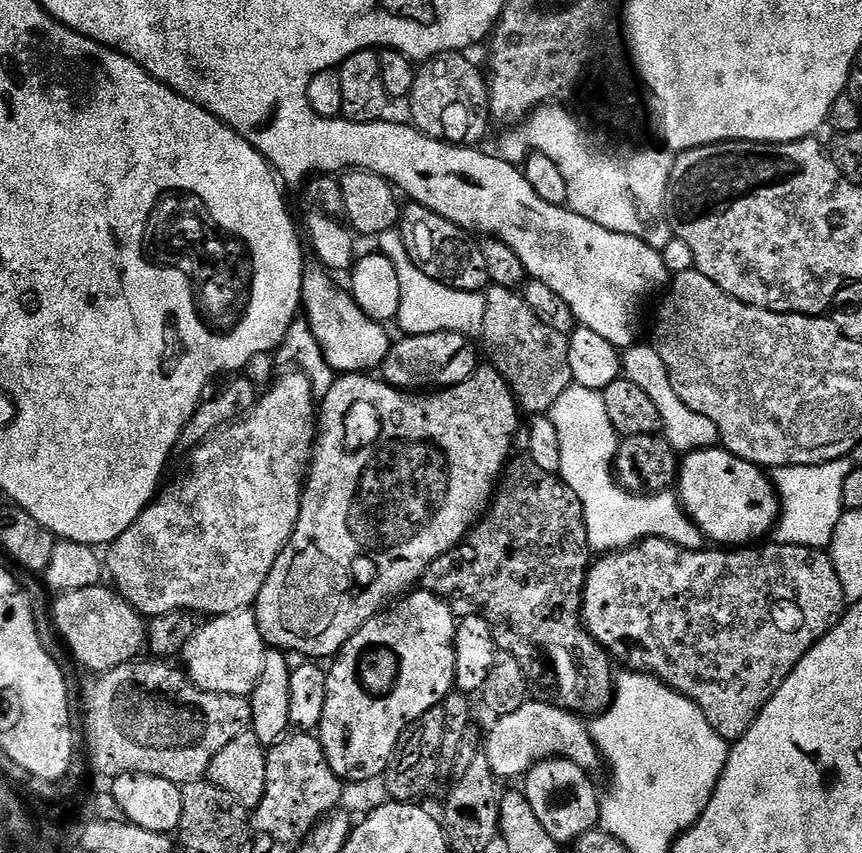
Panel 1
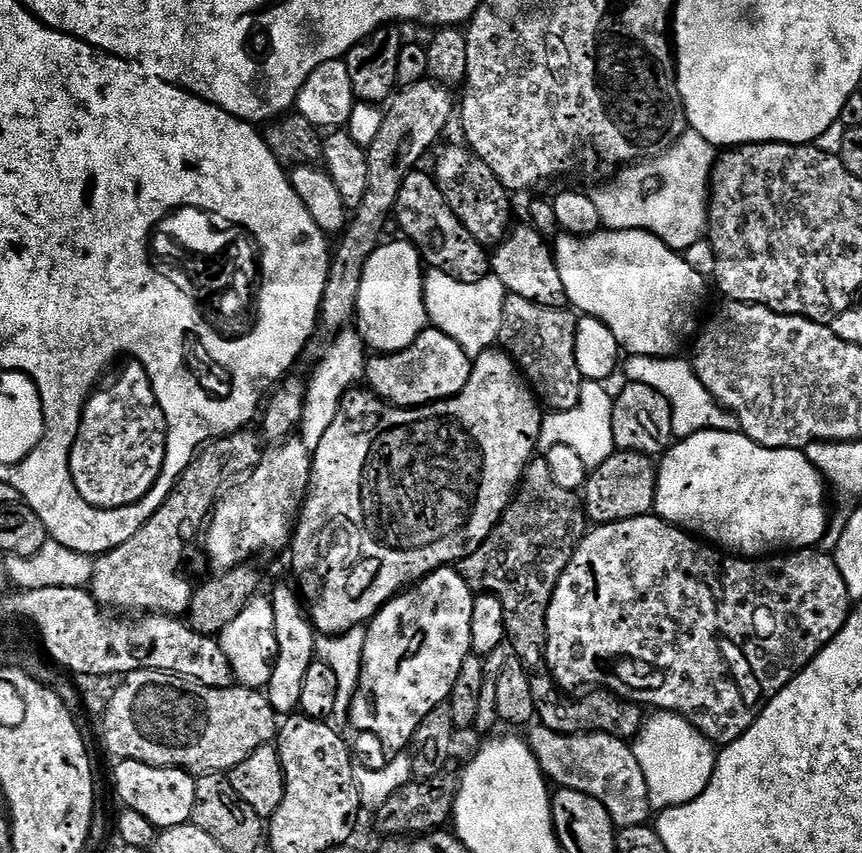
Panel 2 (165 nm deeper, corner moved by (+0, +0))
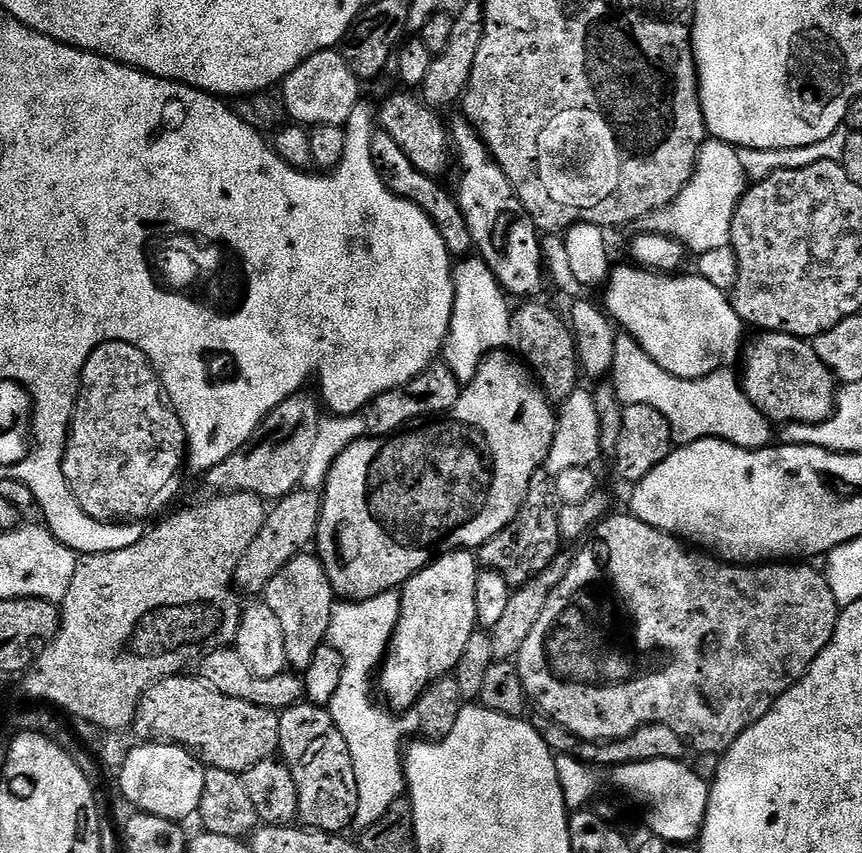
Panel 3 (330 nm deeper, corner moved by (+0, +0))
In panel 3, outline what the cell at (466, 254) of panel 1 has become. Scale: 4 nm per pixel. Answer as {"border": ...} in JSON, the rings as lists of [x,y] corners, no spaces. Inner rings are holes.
{"border":[[[383,130],[377,131],[372,137],[372,167],[393,194],[401,200],[415,204],[427,219],[434,222],[434,226],[446,242],[450,255],[454,258],[464,258],[473,251],[470,226],[466,226],[466,218],[460,205],[456,203],[455,195],[449,189],[447,192],[440,185],[439,179],[422,174],[422,170],[418,170],[414,162],[406,158],[402,146],[398,146],[398,142],[394,142],[394,138],[390,138],[390,134],[386,134]]]}

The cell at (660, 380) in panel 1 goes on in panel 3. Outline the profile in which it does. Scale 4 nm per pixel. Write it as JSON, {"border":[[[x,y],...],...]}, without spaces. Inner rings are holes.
{"border":[[[620,334],[614,342],[610,380],[616,385],[621,404],[654,406],[654,410],[670,422],[677,445],[693,444],[696,440],[724,440],[739,448],[767,448],[773,443],[774,425],[750,402],[734,372],[715,372],[697,380],[674,378],[674,374],[666,374],[658,362],[647,356],[635,338]]]}

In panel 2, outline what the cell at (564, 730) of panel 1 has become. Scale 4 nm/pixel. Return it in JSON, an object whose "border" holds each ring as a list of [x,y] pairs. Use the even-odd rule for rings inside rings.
{"border":[[[541,724],[533,725],[529,731],[526,739],[534,758],[538,758],[540,769],[553,785],[598,798],[617,829],[649,823],[654,809],[646,786],[646,774],[642,774],[642,766],[638,766],[638,758],[627,741],[601,732],[562,735]]]}

